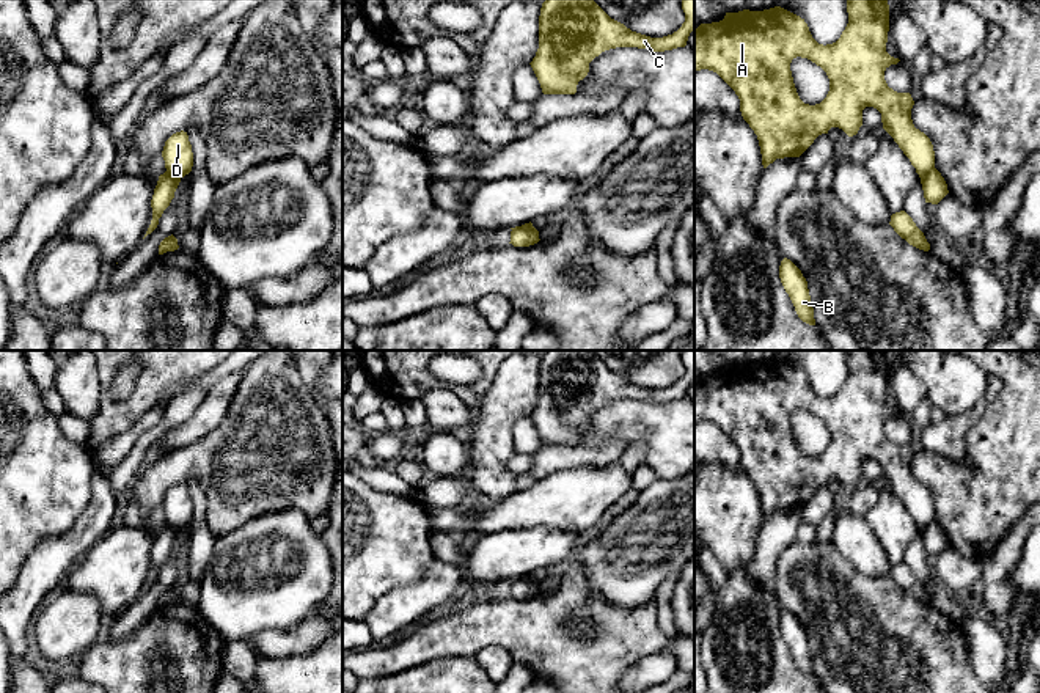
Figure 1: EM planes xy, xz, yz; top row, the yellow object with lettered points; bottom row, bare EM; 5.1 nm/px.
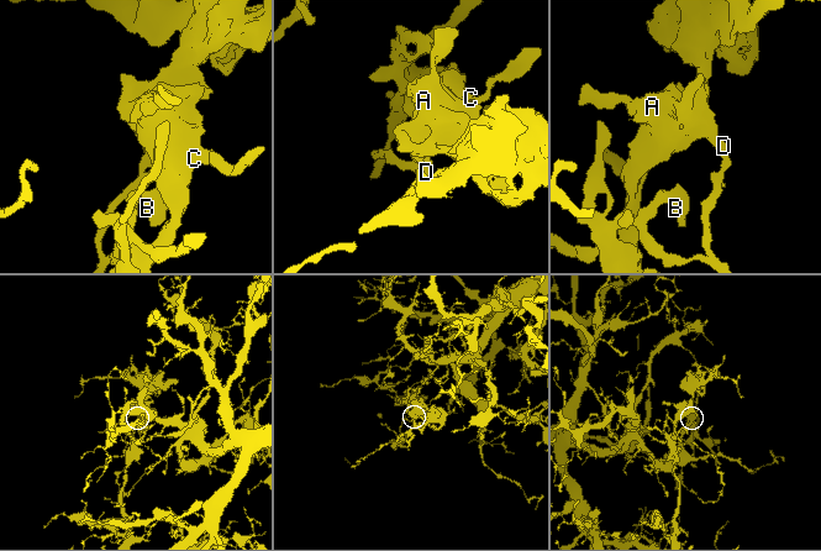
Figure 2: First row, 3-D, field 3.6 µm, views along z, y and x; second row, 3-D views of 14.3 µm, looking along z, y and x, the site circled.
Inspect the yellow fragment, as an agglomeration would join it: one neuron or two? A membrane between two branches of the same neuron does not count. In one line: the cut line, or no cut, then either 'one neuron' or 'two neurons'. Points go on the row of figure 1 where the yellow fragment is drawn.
xy (167, 170), (179, 178) | two neurons

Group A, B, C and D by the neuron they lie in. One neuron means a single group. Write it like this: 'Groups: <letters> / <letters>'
Groups: A C D / B

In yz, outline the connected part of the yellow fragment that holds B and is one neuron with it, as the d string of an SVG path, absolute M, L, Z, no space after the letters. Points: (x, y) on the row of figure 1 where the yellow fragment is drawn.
M784 258L779 266L779 278L798 317L809 325L815 325L807 281L801 270L790 259Z

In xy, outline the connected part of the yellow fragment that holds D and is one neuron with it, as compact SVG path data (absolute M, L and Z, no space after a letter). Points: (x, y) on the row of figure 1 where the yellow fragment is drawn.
M181 130L173 134L165 141L162 157L170 174L176 178L189 174L193 167L193 152L187 132Z

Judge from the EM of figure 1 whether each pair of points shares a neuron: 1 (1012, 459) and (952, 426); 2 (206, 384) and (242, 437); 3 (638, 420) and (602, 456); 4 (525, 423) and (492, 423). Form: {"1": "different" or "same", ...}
{"1": "different", "2": "different", "3": "different", "4": "different"}

